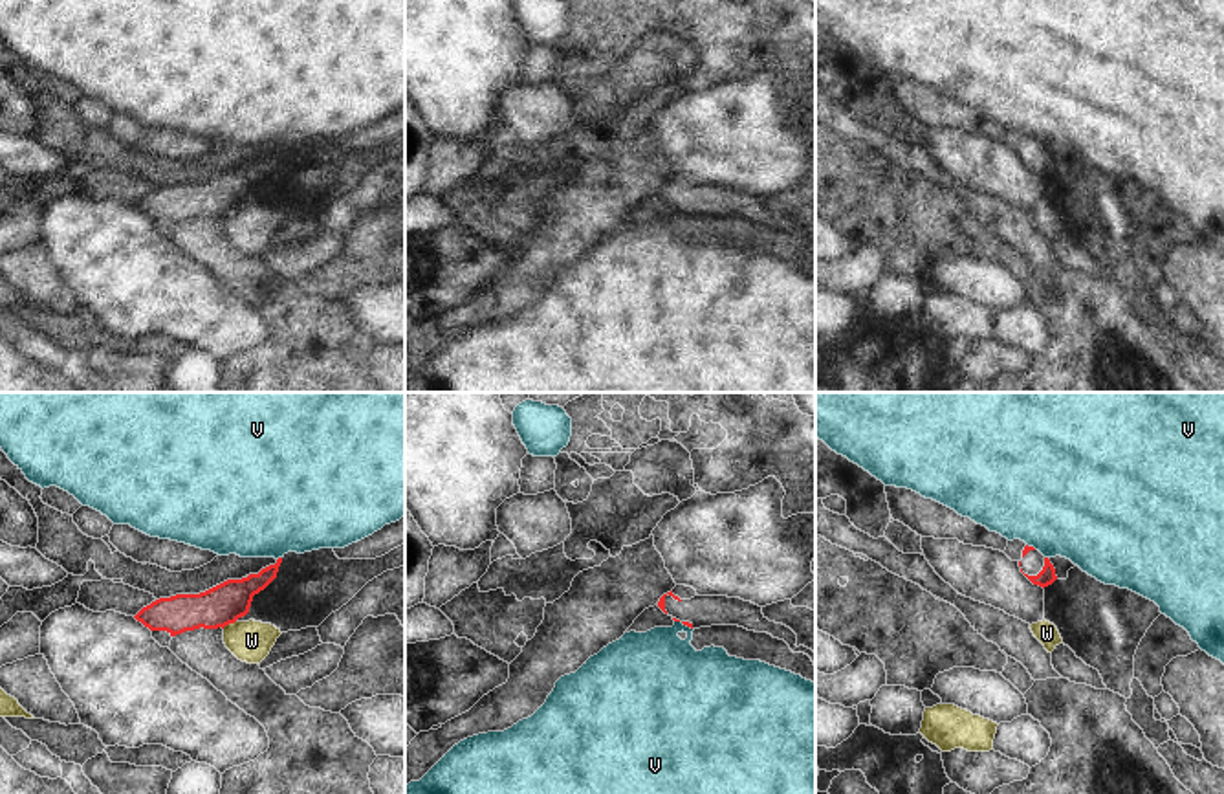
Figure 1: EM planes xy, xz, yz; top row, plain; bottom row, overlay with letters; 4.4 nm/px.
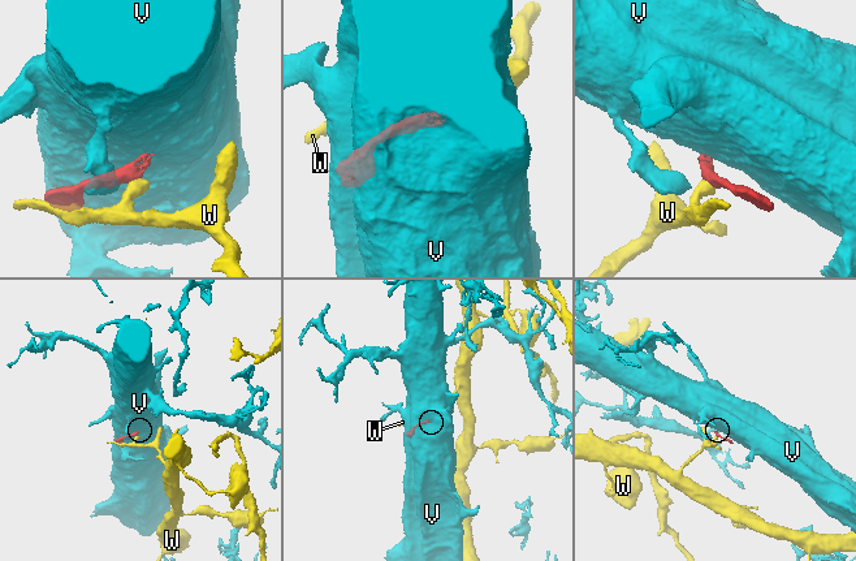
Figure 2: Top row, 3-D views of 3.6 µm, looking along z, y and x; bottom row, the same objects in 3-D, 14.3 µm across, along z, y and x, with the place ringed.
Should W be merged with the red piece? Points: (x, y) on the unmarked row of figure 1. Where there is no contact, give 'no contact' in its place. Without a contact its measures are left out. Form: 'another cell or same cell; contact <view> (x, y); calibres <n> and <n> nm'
another cell; contact xy (228, 213); calibres 180 and 180 nm

